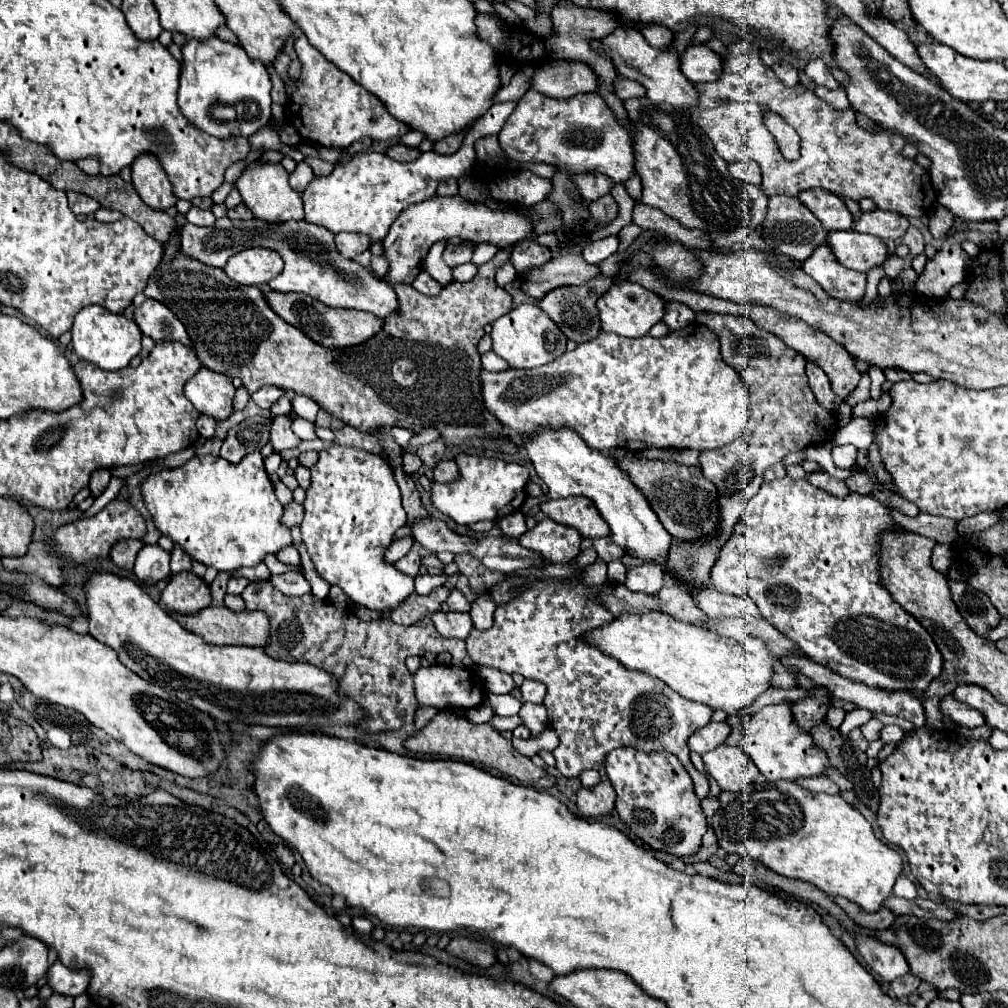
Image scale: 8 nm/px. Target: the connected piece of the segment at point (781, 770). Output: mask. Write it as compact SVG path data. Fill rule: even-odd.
M786 704L764 706L756 714L746 718L746 730L740 740L740 748L754 760L768 782L776 782L780 778L796 780L800 776L820 776L826 768L826 752L822 752L822 748L814 744L808 732L802 732L794 724L790 706Z

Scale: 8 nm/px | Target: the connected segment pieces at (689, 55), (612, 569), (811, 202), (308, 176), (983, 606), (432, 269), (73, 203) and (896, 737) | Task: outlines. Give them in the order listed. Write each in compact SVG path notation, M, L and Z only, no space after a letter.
M688 46L680 56L680 70L692 82L714 82L722 72L722 58L708 46Z
M612 561L608 563L607 581L610 583L624 584L627 574L627 568L620 561Z
M812 188L812 190L802 190L798 198L822 222L826 232L852 228L854 220L850 210L846 208L844 200L834 196L832 192L826 192L824 188Z
M298 162L296 170L290 174L290 186L292 186L294 190L302 192L302 190L310 184L310 180L312 180L312 178L314 178L312 168L310 168L306 162Z
M948 578L948 588L958 612L978 636L984 636L990 628L1000 622L1000 616L986 594L972 590L970 584L952 578Z
M446 240L436 242L436 244L430 248L430 252L426 254L426 260L424 260L424 270L426 270L434 280L438 280L442 286L446 286L446 284L450 284L450 282L454 280L452 268L442 262L442 252L444 252L444 248L446 248Z
M68 192L68 202L74 214L94 214L100 208L100 204L94 198L76 192Z
M888 724L888 726L884 726L882 728L882 742L886 742L886 744L890 744L890 742L900 742L900 738L904 738L904 730L900 730L898 726L894 726L894 724Z

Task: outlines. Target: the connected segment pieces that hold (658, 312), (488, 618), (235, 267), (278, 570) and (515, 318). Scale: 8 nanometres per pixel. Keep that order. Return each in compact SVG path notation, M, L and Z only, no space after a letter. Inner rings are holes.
M626 282L626 284L612 284L604 296L598 300L598 310L600 310L600 320L602 320L602 330L606 332L616 332L626 338L640 338L646 336L648 330L662 320L666 312L666 300L660 298L658 294L646 290L640 284Z
M482 592L478 596L478 600L472 602L472 608L470 608L470 616L472 616L472 622L478 630L486 630L486 628L492 628L494 624L494 610L496 610L496 604L494 600L490 598L490 592Z
M248 248L234 254L224 272L242 286L266 286L274 276L282 272L282 258L268 248Z
M268 554L268 556L266 556L266 558L263 561L267 567L270 570L271 575L280 575L283 574L284 572L290 572L290 571L294 571L294 572L302 572L302 566L286 566L286 564L282 564L282 562L280 562L275 555L272 554Z
M520 304L506 316L492 324L492 350L504 358L512 368L544 366L566 352L566 336L550 320L550 316L536 304Z

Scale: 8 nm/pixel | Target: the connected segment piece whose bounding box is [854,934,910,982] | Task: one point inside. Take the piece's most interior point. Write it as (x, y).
(886, 960)

